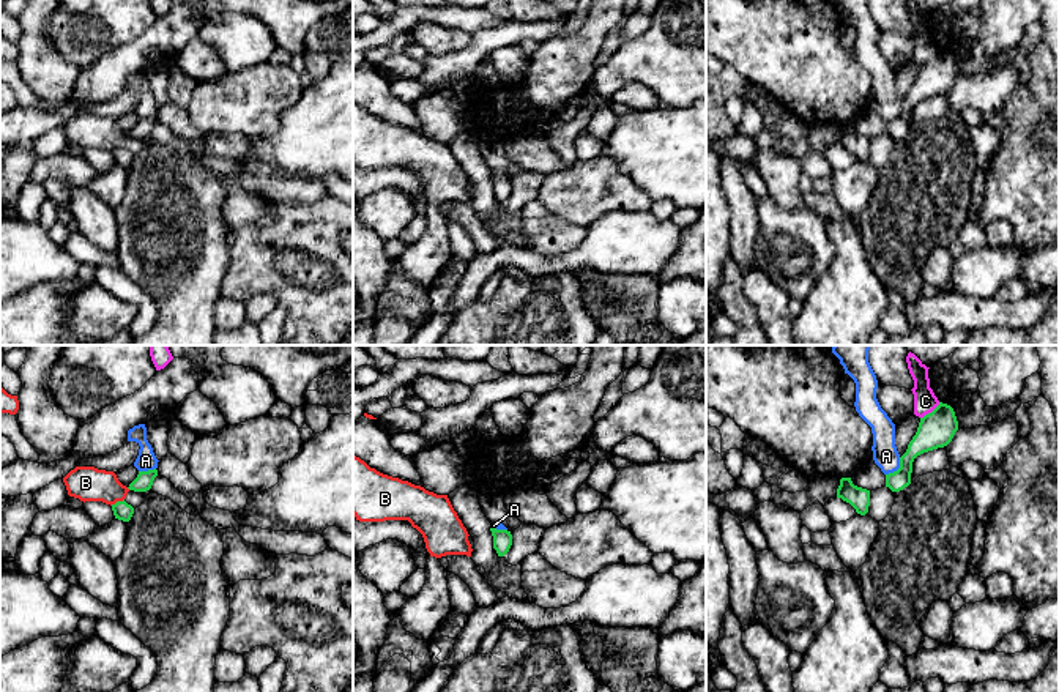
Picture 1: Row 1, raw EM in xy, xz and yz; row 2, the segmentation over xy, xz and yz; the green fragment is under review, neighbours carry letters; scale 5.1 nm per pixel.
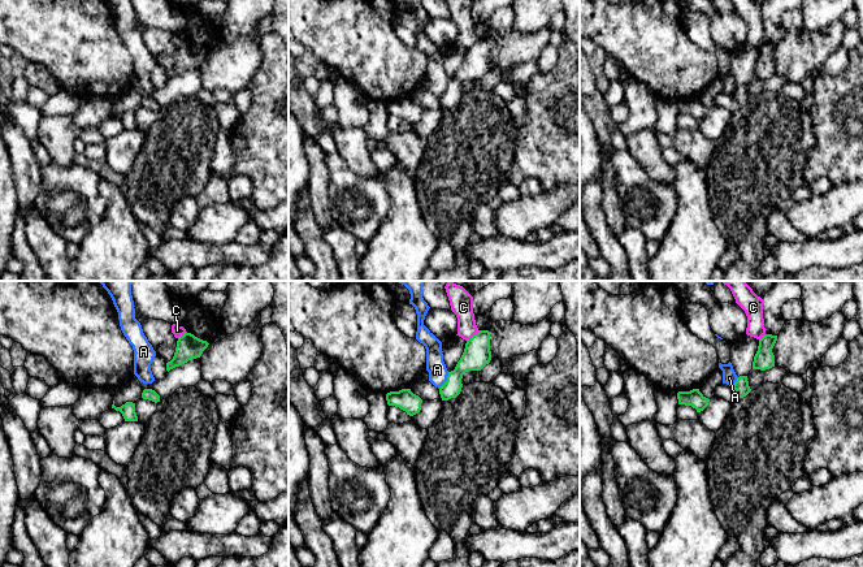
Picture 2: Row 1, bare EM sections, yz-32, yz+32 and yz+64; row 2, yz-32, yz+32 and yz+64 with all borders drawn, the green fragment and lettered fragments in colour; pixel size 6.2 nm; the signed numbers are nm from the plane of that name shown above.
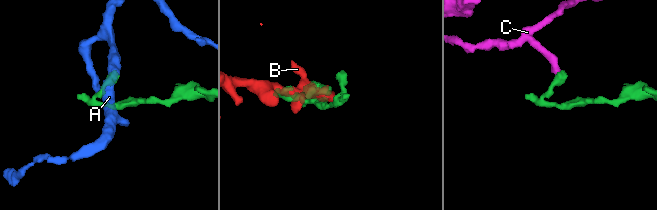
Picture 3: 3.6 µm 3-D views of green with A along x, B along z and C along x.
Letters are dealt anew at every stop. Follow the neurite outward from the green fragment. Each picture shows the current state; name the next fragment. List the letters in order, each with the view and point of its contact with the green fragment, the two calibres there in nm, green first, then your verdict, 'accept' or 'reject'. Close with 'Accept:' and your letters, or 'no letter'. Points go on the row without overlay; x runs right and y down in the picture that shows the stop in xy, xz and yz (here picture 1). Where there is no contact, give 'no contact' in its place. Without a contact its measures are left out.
A: contact yz (899, 115); calibres 160 and 130 nm; reject
B: contact xy (117, 148); calibres 90 and 180 nm; reject
C: contact yz (932, 59); calibres 190 and 120 nm; reject
Accept: no letter

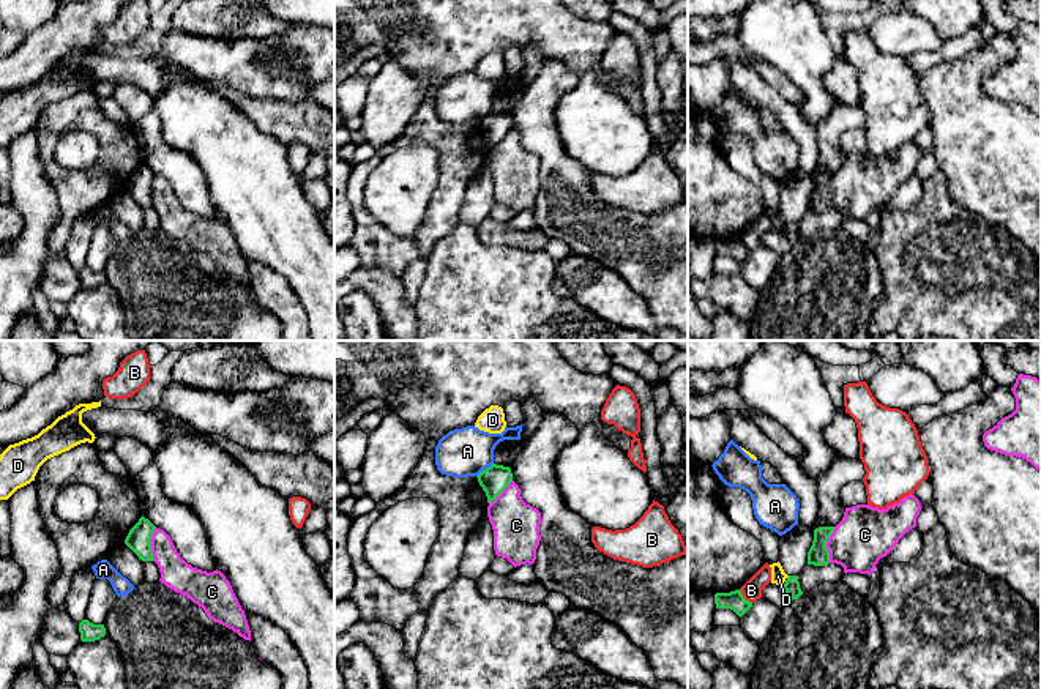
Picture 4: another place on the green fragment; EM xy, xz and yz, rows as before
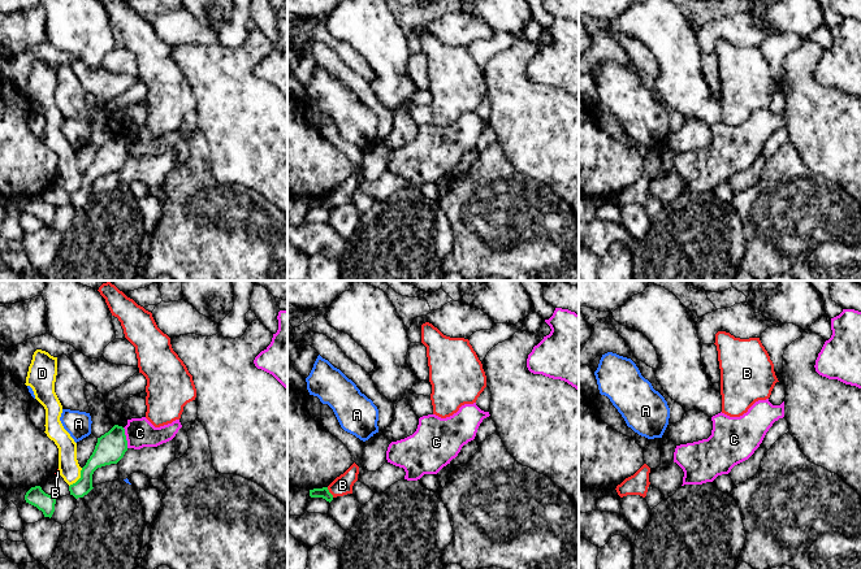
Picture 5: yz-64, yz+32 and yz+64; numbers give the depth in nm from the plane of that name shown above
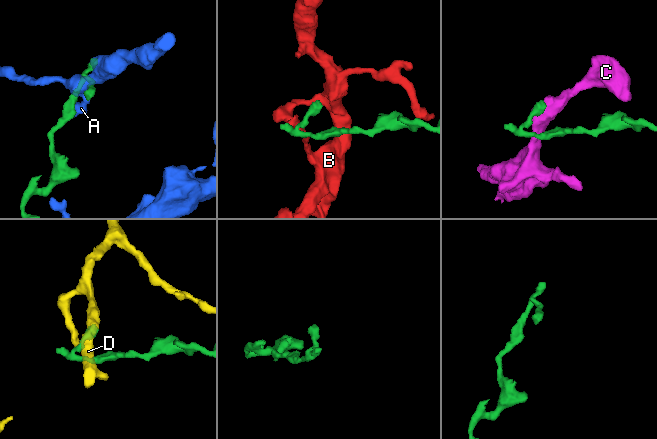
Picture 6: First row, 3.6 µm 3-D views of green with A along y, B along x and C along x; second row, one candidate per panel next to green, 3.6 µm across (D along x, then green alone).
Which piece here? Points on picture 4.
A: contact xz (486, 115); calibres 150 and 240 nm; reject
B: contact yz (743, 245); calibres 100 and 100 nm; reject
C: contact yz (825, 191); calibres 110 and 280 nm; reject
D: no contact; reject
Accept: no letter

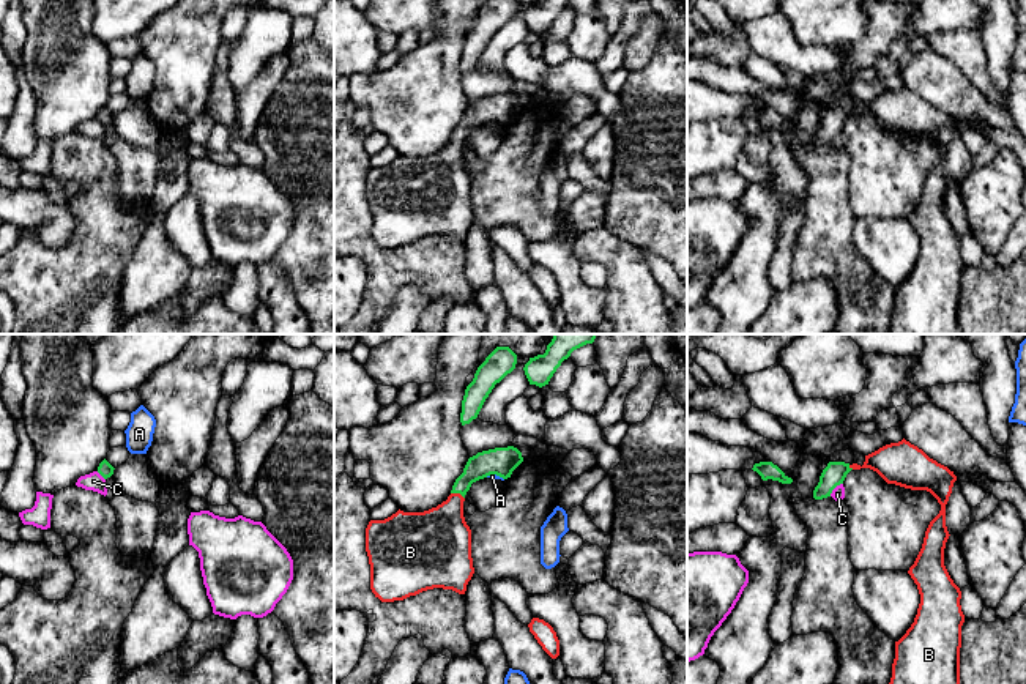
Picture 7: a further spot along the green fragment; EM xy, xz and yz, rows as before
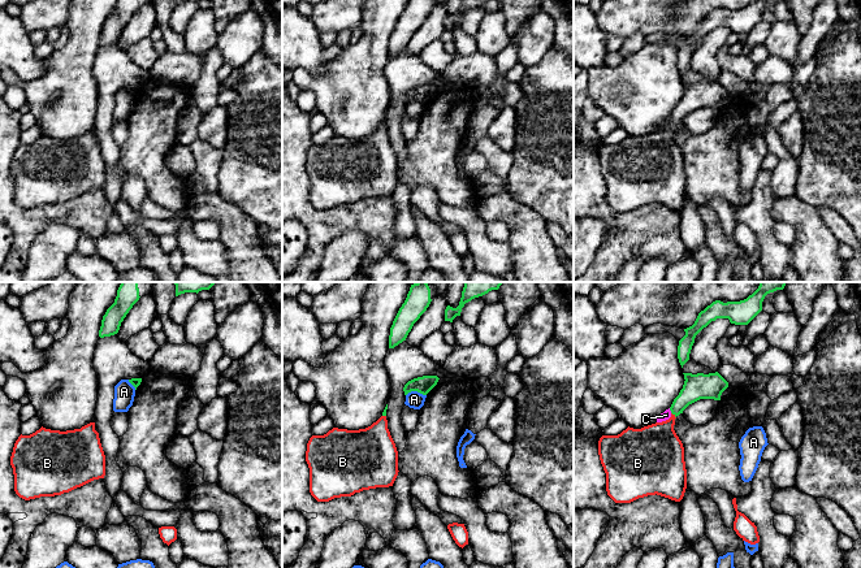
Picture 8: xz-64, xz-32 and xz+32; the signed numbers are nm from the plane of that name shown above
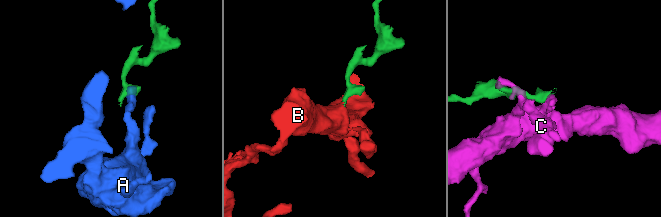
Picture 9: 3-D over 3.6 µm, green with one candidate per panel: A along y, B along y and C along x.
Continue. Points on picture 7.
A: contact xz (495, 120); calibres 140 and 30 nm; reject
B: contact xz (457, 139); calibres 130 and 300 nm; accept
C: contact yz (834, 134); calibres 120 and 70 nm; reject
Accept: B

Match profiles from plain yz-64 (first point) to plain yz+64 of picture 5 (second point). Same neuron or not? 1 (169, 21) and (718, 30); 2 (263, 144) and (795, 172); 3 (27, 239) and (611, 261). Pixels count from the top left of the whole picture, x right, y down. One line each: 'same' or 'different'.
1: same
2: different
3: different

